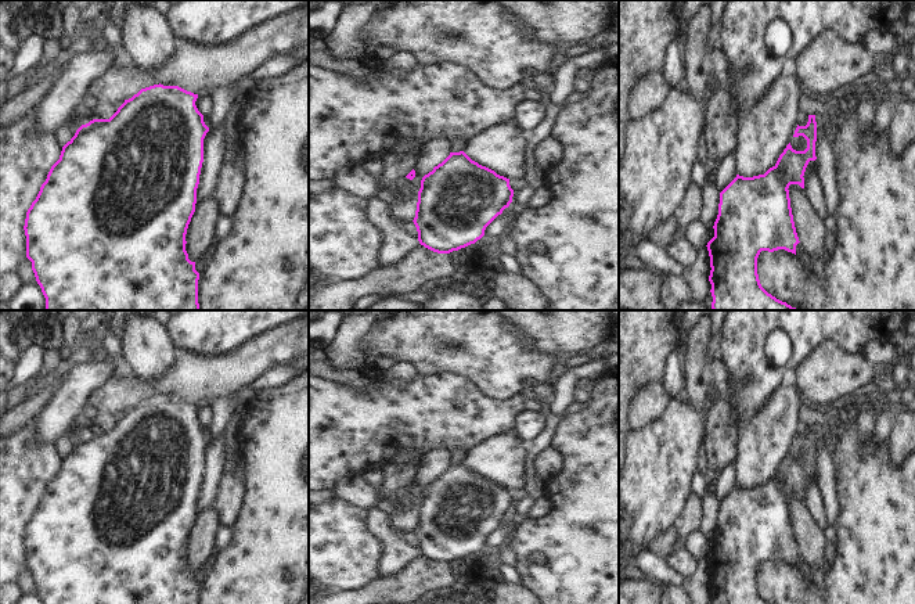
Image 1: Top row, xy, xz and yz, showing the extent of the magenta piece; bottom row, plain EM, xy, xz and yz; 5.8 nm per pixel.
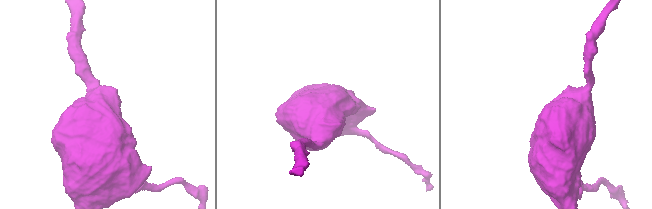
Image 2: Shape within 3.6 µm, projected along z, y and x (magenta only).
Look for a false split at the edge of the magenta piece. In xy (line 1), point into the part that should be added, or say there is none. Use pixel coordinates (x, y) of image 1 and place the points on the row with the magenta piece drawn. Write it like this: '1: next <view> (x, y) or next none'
1: next none

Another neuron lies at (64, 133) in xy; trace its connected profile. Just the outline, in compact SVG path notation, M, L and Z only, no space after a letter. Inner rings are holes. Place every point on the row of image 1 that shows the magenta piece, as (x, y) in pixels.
M62 122L58 125L54 133L60 144L64 147L75 136L76 129L72 129L66 125L66 122Z

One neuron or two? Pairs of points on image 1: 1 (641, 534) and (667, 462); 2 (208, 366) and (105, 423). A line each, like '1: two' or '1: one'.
1: one
2: two

